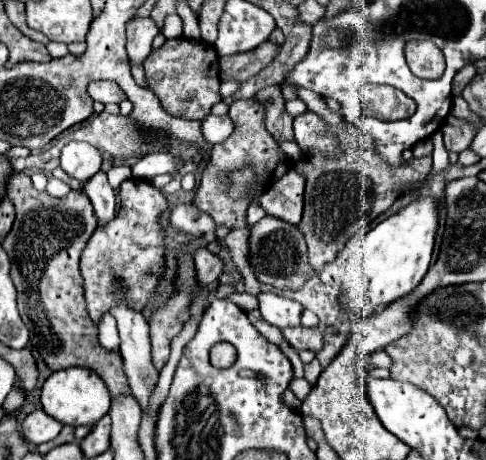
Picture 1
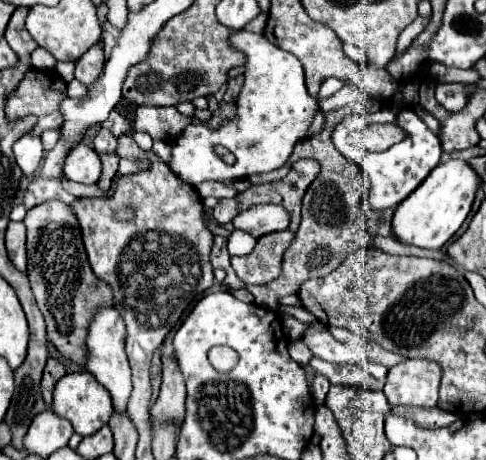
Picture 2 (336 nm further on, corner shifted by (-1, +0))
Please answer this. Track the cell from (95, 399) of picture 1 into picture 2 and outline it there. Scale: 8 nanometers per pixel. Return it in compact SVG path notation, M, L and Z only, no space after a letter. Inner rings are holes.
M88 371L82 373L70 373L64 375L54 389L54 401L52 401L52 411L64 419L68 419L74 427L76 433L80 433L82 437L96 433L102 425L108 423L110 415L112 415L112 399L108 395L108 391L104 391L104 387L100 387L100 383L96 381L96 377Z

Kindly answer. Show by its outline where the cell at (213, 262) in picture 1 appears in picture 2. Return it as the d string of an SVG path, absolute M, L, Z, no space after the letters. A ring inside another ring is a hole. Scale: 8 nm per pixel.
M172 333L166 335L160 347L162 359L162 387L160 395L152 407L152 427L160 423L182 423L184 421L184 399L186 399L186 385L180 373L180 367L174 359L172 349Z

